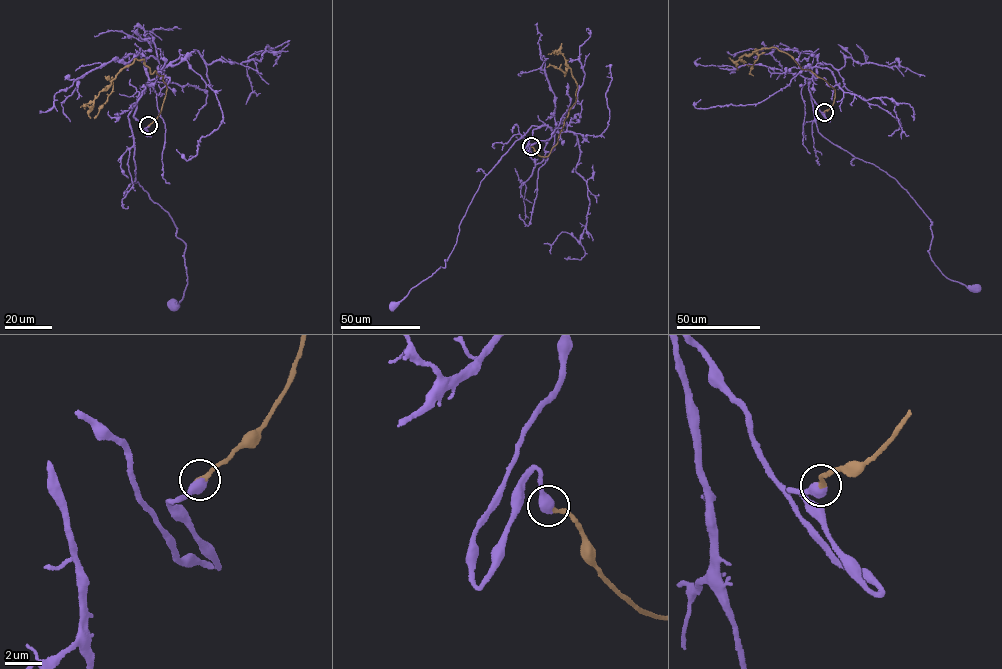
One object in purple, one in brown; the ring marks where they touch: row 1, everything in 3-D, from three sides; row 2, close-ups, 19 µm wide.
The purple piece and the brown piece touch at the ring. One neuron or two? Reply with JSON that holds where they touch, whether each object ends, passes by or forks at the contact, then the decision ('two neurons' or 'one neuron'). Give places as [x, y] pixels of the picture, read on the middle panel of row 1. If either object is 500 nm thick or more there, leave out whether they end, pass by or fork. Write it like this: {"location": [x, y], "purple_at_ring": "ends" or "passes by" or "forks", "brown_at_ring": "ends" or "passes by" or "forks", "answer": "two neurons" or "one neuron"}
{"location": [531, 146], "answer": "one neuron"}

